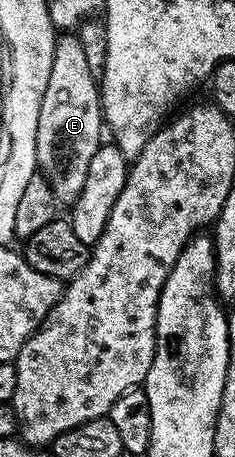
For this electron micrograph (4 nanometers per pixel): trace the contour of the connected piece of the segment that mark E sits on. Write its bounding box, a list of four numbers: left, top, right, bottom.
[37,34,104,205]

